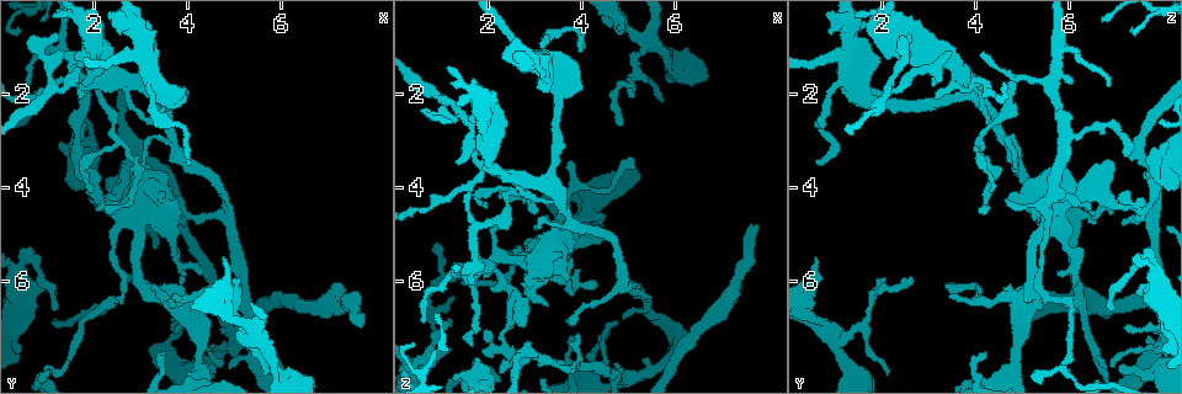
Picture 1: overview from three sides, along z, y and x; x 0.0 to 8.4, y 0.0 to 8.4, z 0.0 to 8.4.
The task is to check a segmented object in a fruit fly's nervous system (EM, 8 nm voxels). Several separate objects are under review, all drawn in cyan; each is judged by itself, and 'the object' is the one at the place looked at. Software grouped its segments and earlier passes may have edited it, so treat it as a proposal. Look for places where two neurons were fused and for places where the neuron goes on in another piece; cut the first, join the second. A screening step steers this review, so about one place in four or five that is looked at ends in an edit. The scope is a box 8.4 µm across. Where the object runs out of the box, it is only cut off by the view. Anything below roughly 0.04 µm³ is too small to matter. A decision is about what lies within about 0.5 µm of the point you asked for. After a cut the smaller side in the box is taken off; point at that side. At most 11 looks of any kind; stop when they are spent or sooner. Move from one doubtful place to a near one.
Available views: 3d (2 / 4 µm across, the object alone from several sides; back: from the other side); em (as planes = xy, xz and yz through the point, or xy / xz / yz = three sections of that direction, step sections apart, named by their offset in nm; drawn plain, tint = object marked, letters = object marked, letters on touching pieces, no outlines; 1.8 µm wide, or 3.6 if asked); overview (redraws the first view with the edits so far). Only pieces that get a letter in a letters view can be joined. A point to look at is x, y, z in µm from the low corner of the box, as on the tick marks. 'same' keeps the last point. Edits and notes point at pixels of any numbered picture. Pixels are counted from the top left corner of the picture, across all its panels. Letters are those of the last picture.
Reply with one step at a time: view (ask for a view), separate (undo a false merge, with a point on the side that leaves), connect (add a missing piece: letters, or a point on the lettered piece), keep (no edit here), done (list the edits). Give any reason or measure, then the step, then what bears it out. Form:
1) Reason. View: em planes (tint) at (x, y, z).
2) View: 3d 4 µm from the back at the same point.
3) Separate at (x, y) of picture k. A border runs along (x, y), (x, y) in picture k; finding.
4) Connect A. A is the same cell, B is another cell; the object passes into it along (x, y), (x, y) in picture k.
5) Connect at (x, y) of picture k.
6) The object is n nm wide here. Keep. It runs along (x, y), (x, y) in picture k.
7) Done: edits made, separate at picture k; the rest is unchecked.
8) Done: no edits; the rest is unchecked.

An open end. View: 3d 4 µm from the back at (7.70, 6.70, 4.80).

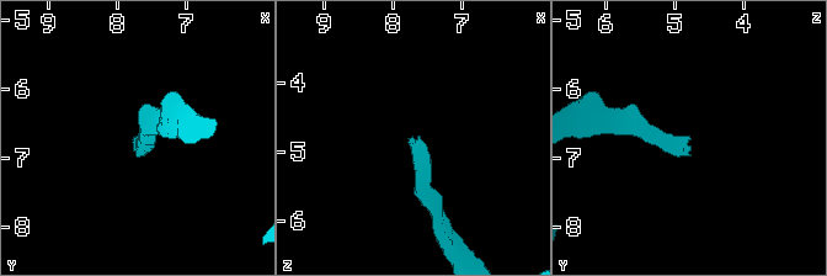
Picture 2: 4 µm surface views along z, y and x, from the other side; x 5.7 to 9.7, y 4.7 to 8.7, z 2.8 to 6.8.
Need the tissue. View: em planes (tint) at (7.70, 6.75, 4.75).

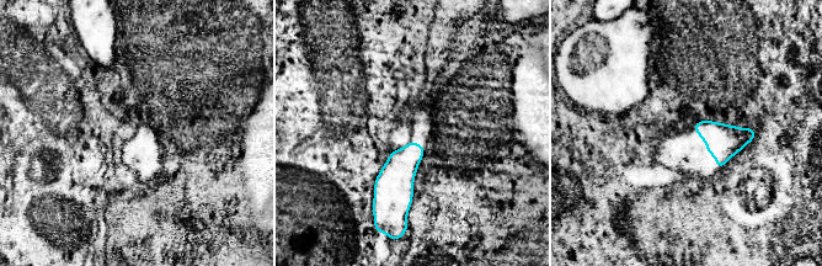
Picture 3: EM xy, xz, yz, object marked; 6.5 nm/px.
View: em planes (letters) at the same point.

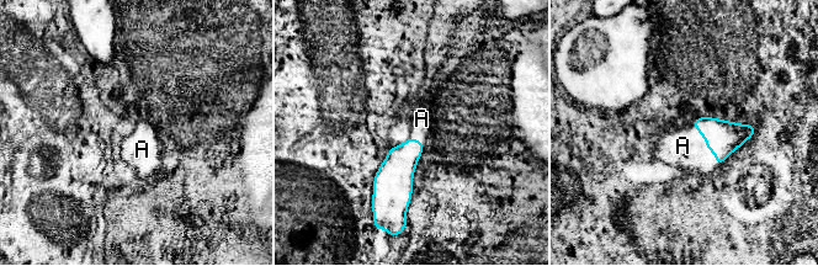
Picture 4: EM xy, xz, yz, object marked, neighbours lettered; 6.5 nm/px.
Connect A. A is the same cell; the object passes into it along (722, 137), (706, 145), (683, 145) in picture 4; it goes on there.

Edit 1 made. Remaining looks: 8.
View: overview.

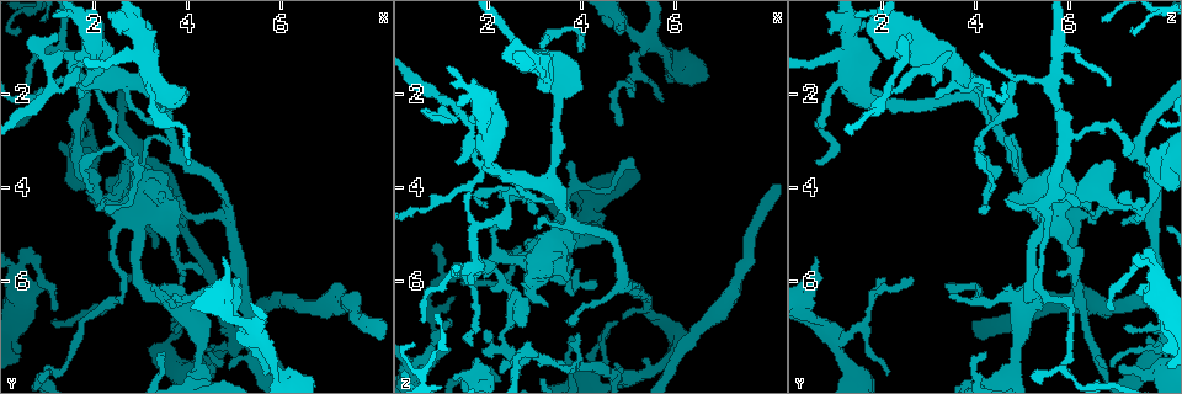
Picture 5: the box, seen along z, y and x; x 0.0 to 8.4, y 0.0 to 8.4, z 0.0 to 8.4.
Sharp bend. View: em 3.6 µm planes (letters) at (2.00, 1.25, 3.15).

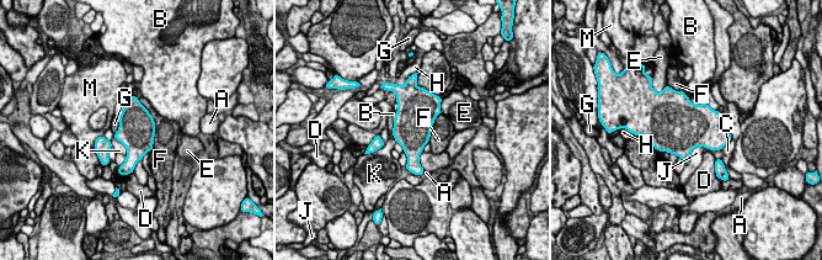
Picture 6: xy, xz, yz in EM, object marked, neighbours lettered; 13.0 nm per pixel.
Keep. A, B, C, D, E, F, G, H, J, K and M are other cells; a border runs along (721, 148), (695, 147), (686, 164) in picture 6; continuous, no second neuron.

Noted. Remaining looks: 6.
Branch stops here. View: 3d 4 µm at (5.05, 6.05, 3.55).

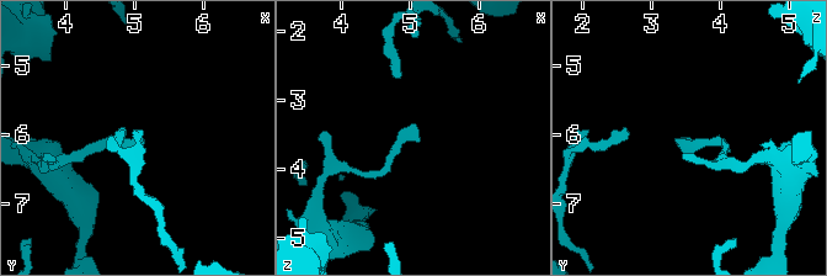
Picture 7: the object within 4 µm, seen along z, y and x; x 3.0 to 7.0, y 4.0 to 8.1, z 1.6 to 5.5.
Shape alone is not enough. View: em planes (letters) at (5.15, 6.00, 3.55).

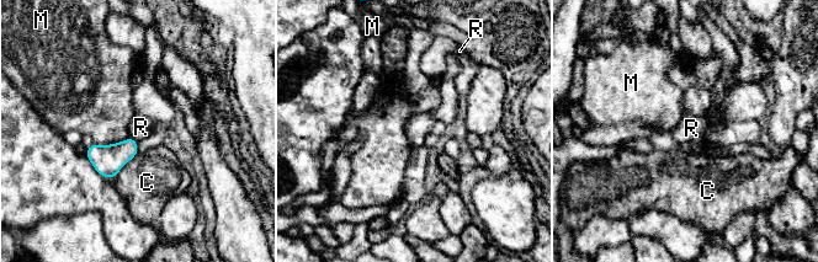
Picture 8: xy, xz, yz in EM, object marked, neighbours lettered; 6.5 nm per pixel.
The object is 140 nm wide here. Keep. C, M and R are other cells; a border runs along (129, 135), (137, 143) in picture 8; no lettered piece goes on from it.

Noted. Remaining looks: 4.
An open end. View: 3d 2 µm at (1.15, 6.25, 7.45).

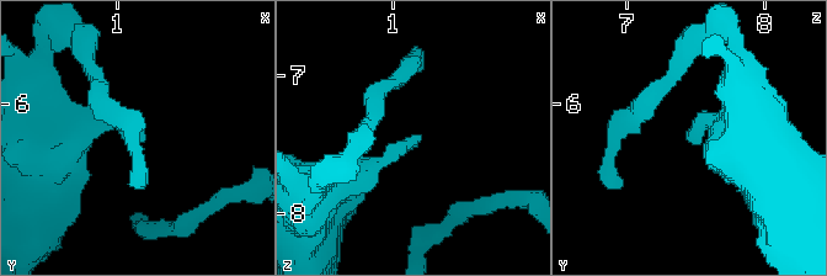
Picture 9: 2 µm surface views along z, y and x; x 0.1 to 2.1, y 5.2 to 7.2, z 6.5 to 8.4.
View: em xy step 16 (letters) at (1.20, 6.24, 7.46).

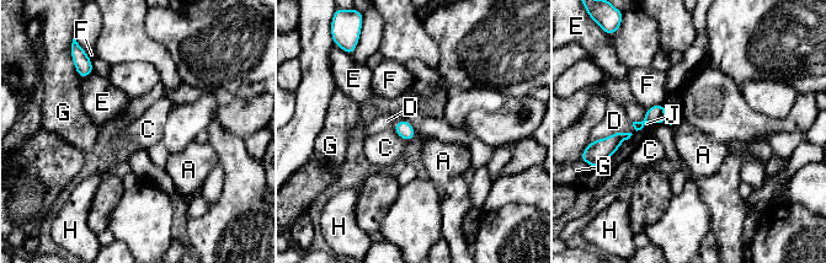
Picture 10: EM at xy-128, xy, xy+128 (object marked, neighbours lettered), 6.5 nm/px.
The longest contact is with D, 180 nm. Keep. A, C, D, E, F, G, H and J are other cells; none of them fits.

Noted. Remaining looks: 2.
Done: edits made, connect at picture 4; the rest is unchecked.

